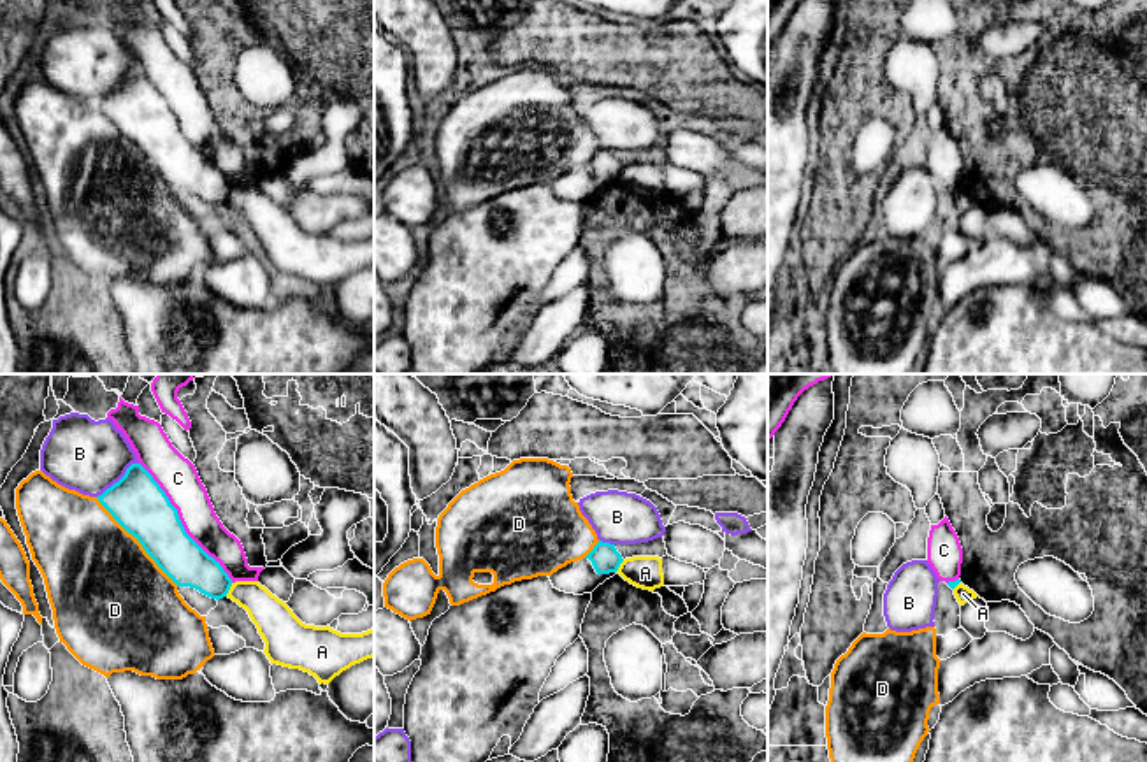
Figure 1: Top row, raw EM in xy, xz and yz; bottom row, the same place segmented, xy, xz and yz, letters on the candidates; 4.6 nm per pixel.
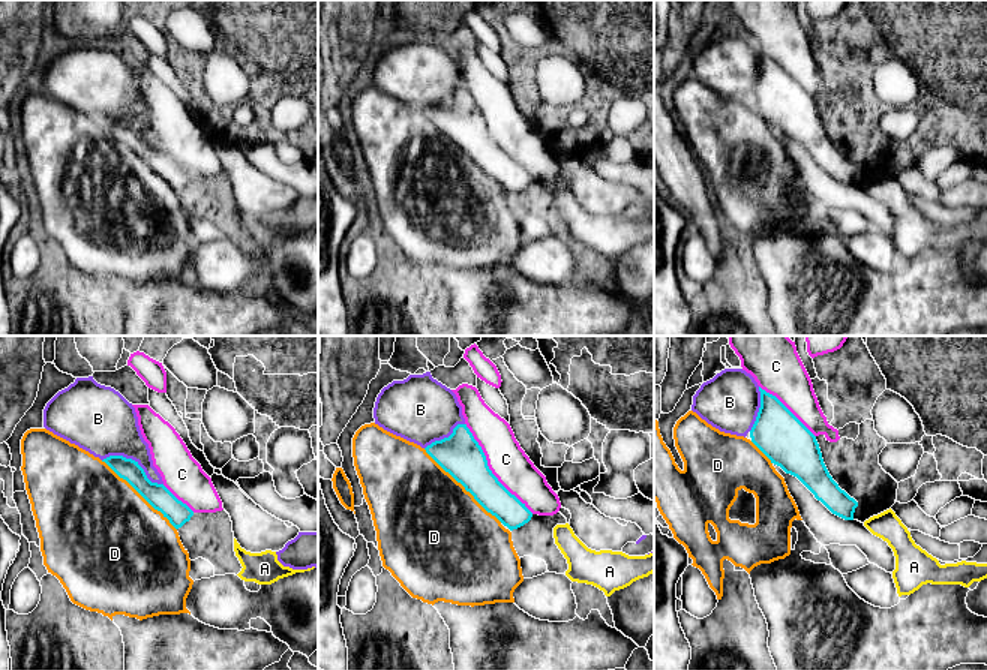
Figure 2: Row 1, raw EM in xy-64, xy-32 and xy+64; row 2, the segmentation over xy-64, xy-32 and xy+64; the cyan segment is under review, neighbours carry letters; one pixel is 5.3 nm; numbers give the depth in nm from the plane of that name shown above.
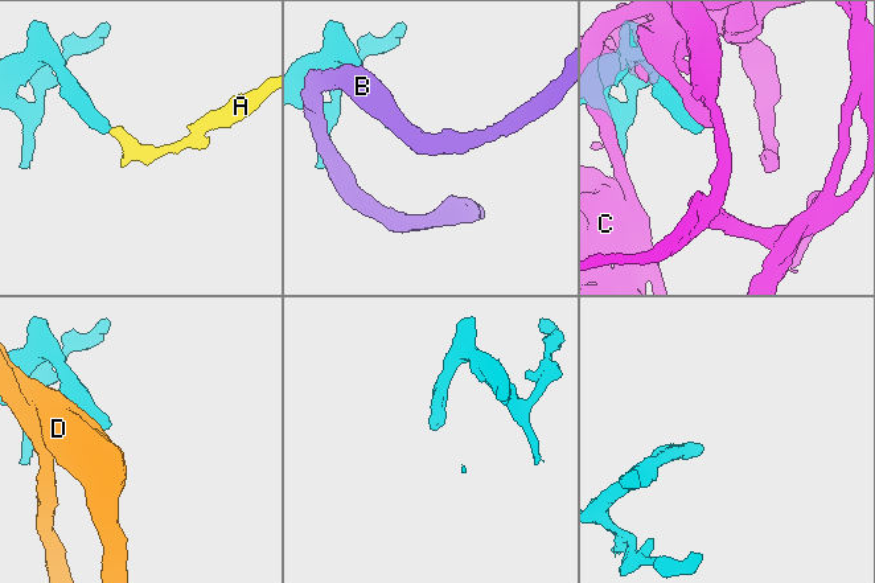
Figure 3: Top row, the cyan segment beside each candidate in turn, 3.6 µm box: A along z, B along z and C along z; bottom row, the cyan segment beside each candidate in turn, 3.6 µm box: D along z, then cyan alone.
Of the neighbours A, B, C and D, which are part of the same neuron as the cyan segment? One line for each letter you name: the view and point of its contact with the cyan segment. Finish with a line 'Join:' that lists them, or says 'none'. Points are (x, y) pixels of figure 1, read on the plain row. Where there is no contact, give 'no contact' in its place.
Join: none

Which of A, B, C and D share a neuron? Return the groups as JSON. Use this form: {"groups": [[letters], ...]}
{"groups": [["A"], ["B", "C"], ["D"]]}

